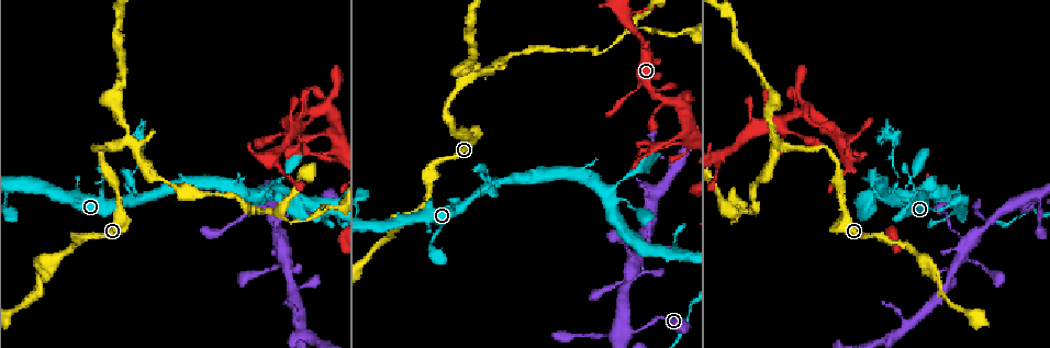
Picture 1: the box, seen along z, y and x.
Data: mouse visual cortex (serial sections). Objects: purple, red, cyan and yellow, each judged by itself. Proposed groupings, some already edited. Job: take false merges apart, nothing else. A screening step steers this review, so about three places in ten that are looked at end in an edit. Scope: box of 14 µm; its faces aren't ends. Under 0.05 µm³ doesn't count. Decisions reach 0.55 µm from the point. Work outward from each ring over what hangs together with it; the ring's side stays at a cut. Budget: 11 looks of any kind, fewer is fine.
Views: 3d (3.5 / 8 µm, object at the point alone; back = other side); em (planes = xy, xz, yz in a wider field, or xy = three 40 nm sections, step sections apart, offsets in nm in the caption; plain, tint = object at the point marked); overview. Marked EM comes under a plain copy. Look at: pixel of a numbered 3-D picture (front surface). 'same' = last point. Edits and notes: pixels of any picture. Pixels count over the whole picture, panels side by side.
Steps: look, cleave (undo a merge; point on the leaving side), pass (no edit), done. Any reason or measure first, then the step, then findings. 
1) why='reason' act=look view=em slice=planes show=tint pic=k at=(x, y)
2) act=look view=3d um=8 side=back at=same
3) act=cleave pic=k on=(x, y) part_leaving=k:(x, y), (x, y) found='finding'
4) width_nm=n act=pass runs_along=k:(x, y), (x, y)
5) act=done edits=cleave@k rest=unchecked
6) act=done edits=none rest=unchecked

why='abrupt turn' act=look view=3d um=8 pic=1 at=(718, 159)

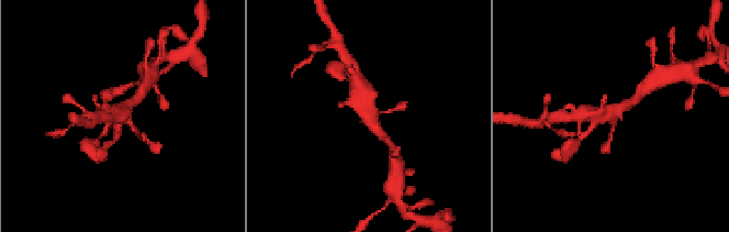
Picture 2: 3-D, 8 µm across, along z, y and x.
act=look view=3d um=3.5 pic=2 at=(367, 115)

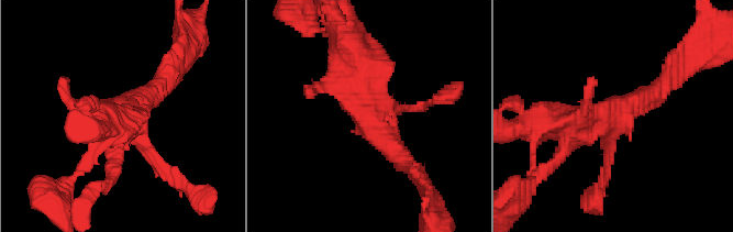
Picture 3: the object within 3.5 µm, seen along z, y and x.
act=look view=em slice=xy step=5 show=tint pic=3 at=(369, 114)

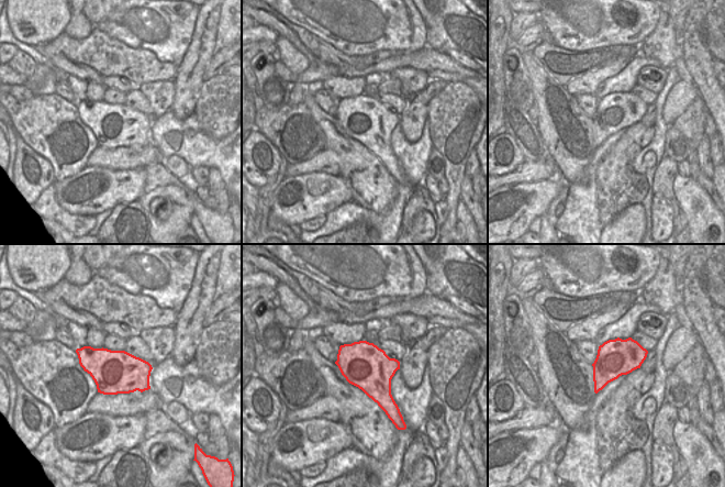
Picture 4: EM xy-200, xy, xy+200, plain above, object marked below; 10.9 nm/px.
act=pass runs_along=3:(664, 84), (607, 124), (604, 175) found='one cell here'

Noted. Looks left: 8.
why='thin arm on a thick one' act=look view=3d um=3.5 pic=1 at=(262, 195)

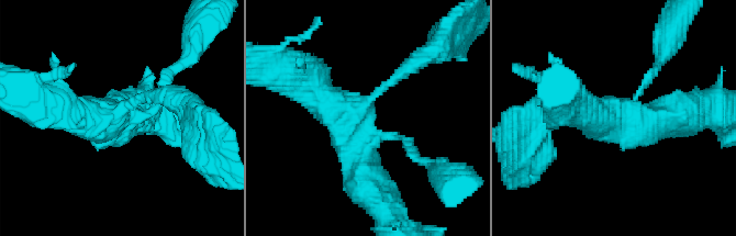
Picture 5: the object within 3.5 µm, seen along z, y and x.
arms=4 arm_widths_nm=100,150,500,500 why='now the EM' act=look view=em slice=xy step=3 show=tint pic=5 at=(365, 104)

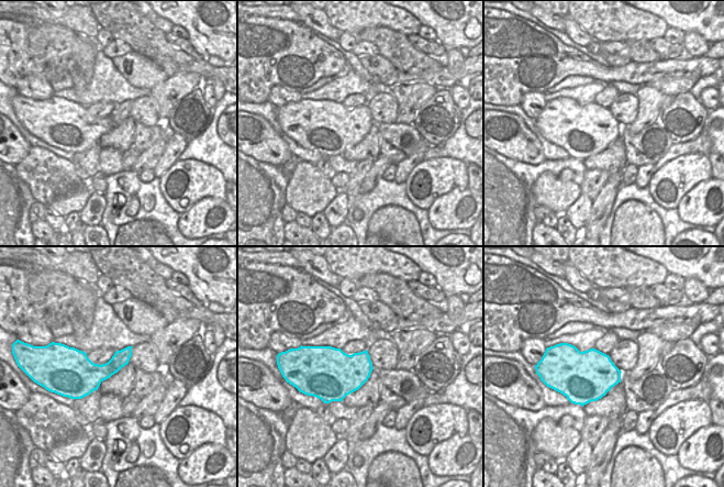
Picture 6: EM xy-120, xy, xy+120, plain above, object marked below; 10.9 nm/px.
width_nm=480 act=pass runs_along=5:(290, 71), (348, 119), (365, 178) found='continuous, no second cell'

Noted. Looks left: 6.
why='sharp bend' act=look view=3d um=3.5 pic=1 at=(480, 194)

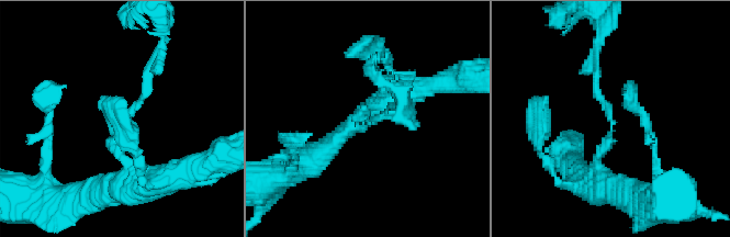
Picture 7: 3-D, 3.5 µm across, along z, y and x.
arm_widths_nm=100,350 act=look view=em slice=xy step=5 show=tint pic=7 at=(362, 118)

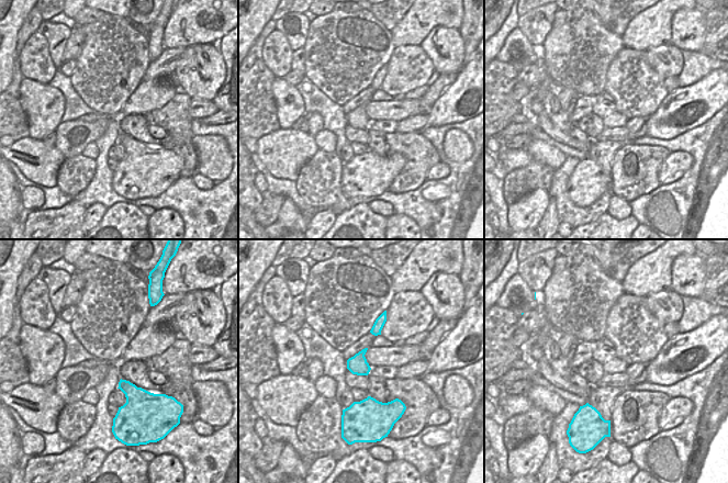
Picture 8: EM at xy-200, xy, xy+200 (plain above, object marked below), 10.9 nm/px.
width_nm=220 act=cleave pic=7 on=(145, 93) part_leaving=7:(130, 112), (160, 58), (164, 29) found='a second cell is stuck on'

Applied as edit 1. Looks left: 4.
why='redraw' act=look view=overview

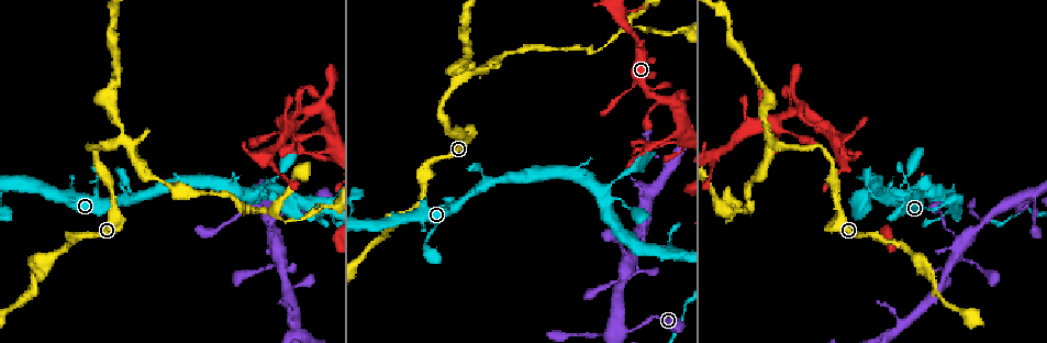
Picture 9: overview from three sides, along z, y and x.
why='three arms meet' act=look view=3d um=3.5 pic=9 at=(123, 142)

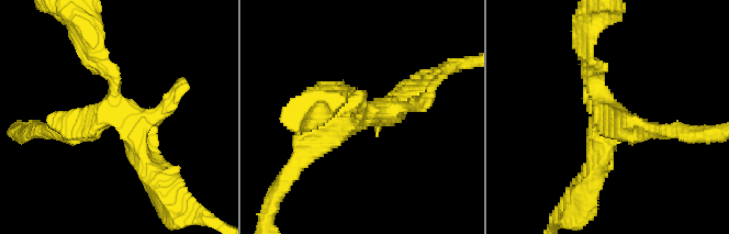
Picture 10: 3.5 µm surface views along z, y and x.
why='shape alone is not enough' act=look view=em slice=xy step=5 show=tint pic=10 at=(361, 114)

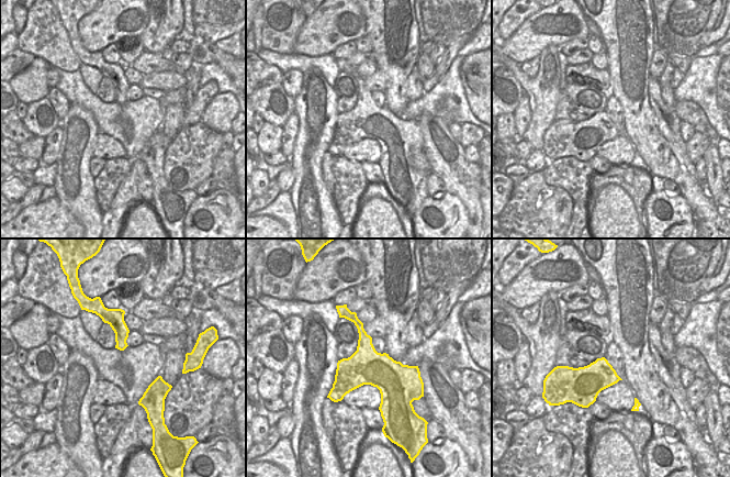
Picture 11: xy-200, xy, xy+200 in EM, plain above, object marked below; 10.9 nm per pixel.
act=pass runs_along=10:(306, 155), (336, 124), (396, 104) found='continuous, no second cell'

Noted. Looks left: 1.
act=done edits=cleave@7 rest=unchecked

